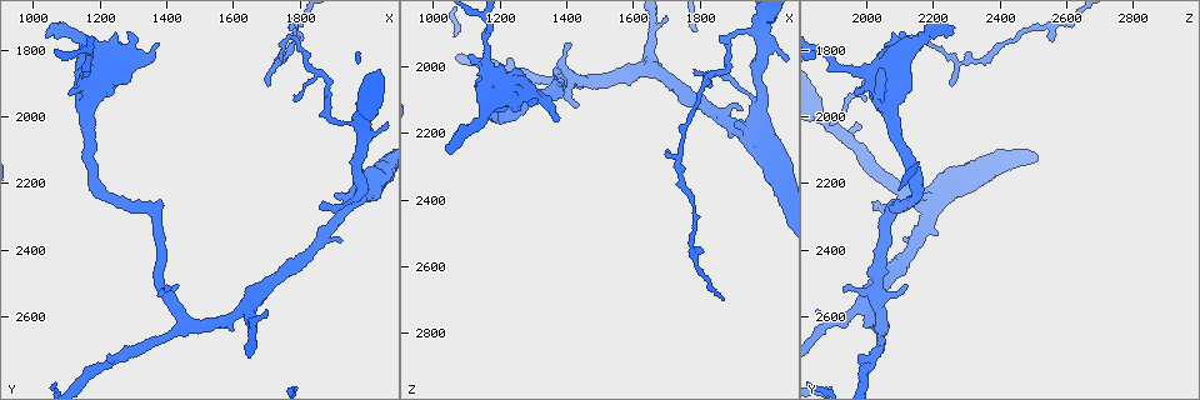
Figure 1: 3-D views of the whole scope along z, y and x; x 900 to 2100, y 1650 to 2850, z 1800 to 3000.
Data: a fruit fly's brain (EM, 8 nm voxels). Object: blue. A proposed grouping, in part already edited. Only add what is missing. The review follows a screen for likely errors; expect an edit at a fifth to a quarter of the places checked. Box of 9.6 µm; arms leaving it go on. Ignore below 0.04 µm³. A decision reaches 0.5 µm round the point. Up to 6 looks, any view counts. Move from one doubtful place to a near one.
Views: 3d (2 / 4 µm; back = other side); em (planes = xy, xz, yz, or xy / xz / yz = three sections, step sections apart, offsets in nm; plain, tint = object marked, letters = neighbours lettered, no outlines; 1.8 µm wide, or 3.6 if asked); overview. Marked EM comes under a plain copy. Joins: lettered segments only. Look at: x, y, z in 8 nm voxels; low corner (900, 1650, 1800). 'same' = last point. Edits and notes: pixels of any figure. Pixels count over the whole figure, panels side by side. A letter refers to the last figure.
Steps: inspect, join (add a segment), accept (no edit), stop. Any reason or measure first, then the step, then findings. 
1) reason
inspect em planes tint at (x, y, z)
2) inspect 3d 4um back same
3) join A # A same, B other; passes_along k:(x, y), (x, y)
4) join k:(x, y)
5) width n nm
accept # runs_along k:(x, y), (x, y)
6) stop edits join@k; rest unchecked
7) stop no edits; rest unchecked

an open end
inspect 3d 4um at (1710, 1900, 2250)

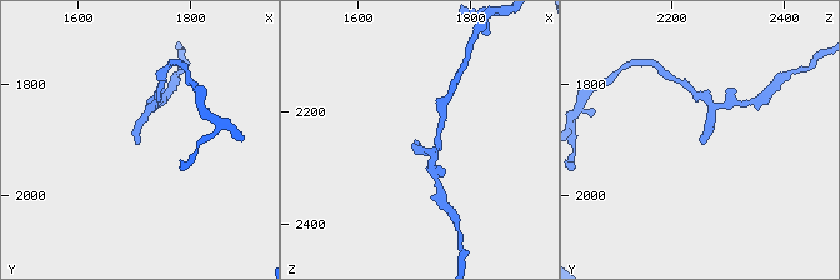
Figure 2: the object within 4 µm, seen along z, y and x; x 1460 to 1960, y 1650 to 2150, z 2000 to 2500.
inspect em planes letters at (1705, 1910, 2255)

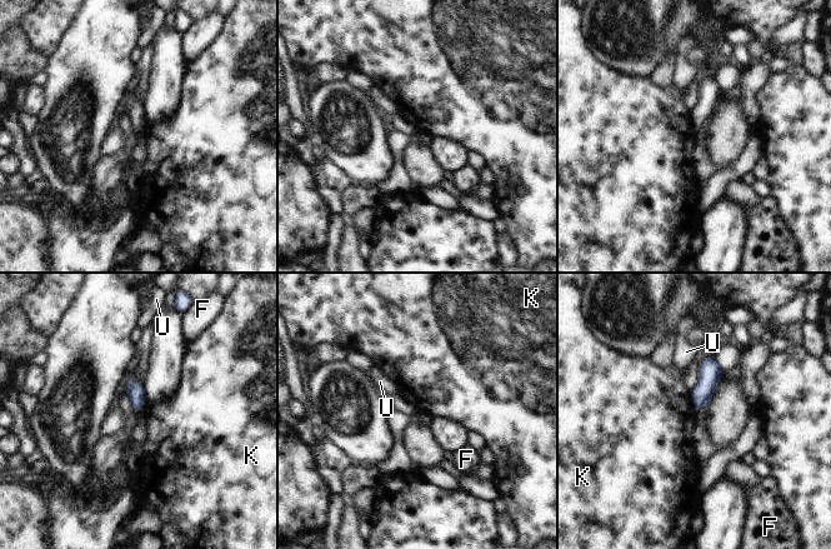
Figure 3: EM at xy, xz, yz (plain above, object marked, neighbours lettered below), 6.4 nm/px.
accept # F other, K other, U other; border 3:(690, 390), (692, 405), (697, 410); none of them fits

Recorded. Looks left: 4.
inspect em 3.6um planes tint at (1050, 1750, 2260)

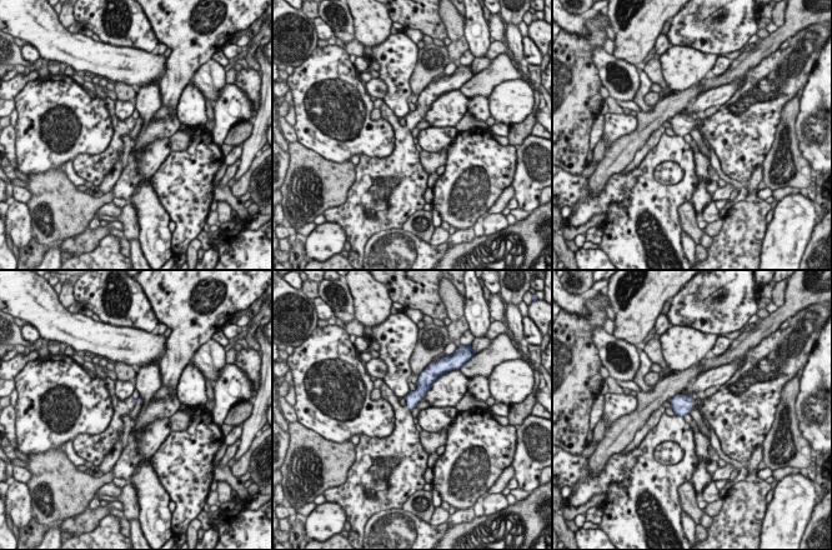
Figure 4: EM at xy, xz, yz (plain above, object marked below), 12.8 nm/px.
inspect em 3.6um planes letters same

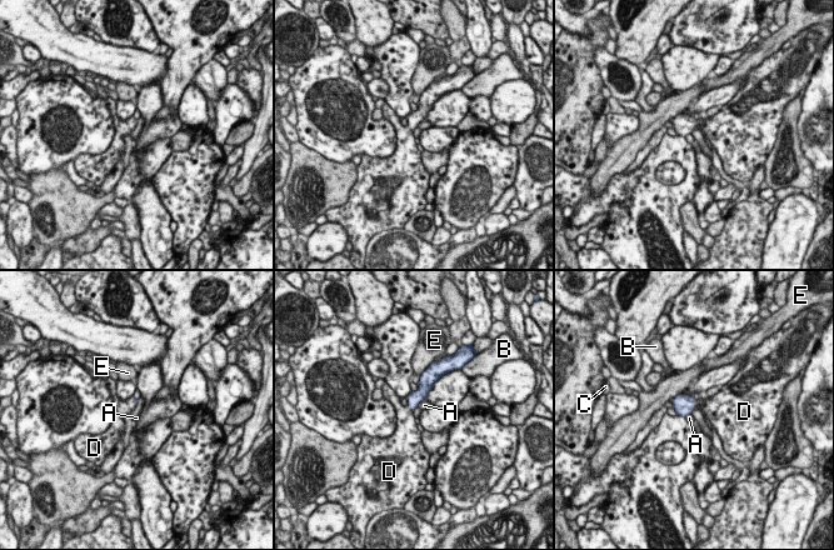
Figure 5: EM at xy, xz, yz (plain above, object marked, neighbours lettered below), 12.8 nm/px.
longest_contact A 160 nm
join D # A other, B other, C other, D same, E other; passes_along 5:(683, 405), (693, 404), (712, 406); it goes on there

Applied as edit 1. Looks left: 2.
branch stops here
inspect em planes letters at (1120, 1900, 2050)

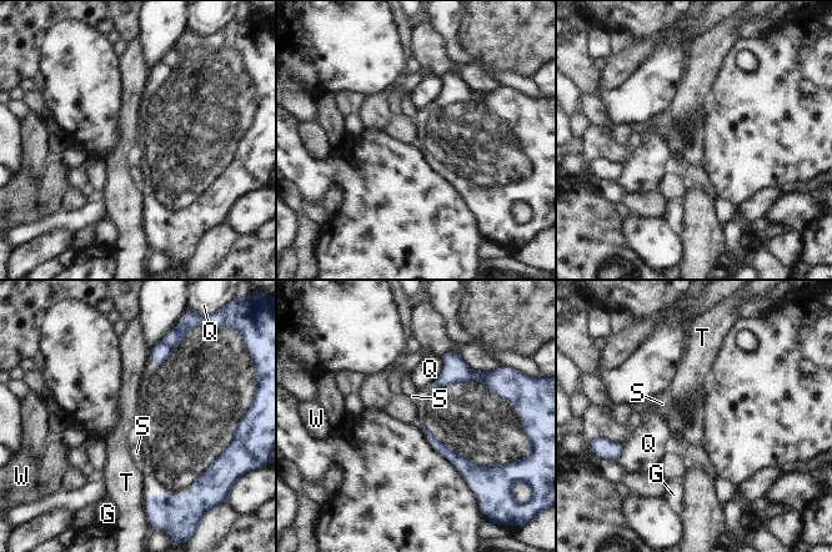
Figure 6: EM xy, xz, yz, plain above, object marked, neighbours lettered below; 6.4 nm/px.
accept # G other, Q other, S other, T other, W other; runs_along 6:(430, 435), (460, 462), (474, 467); no lettered segment goes on from it

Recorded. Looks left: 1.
stop edits join@5; rest unchecked

